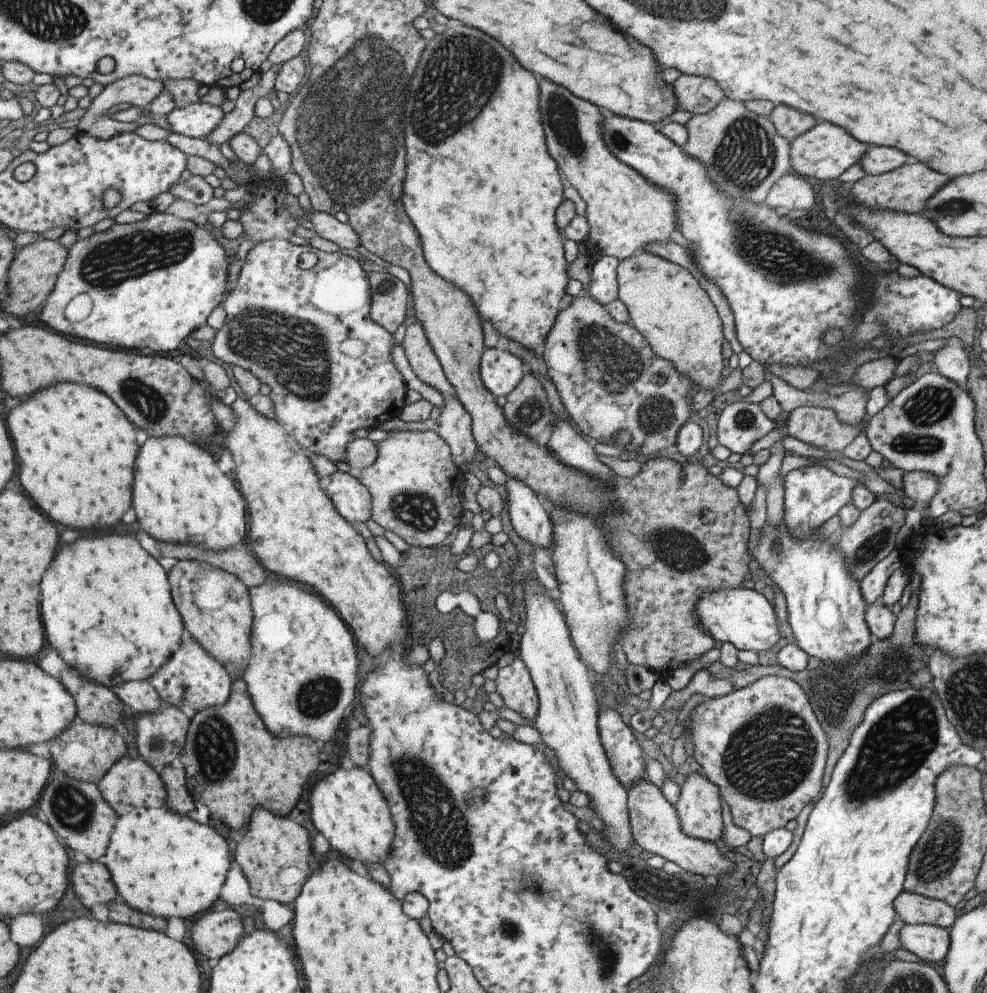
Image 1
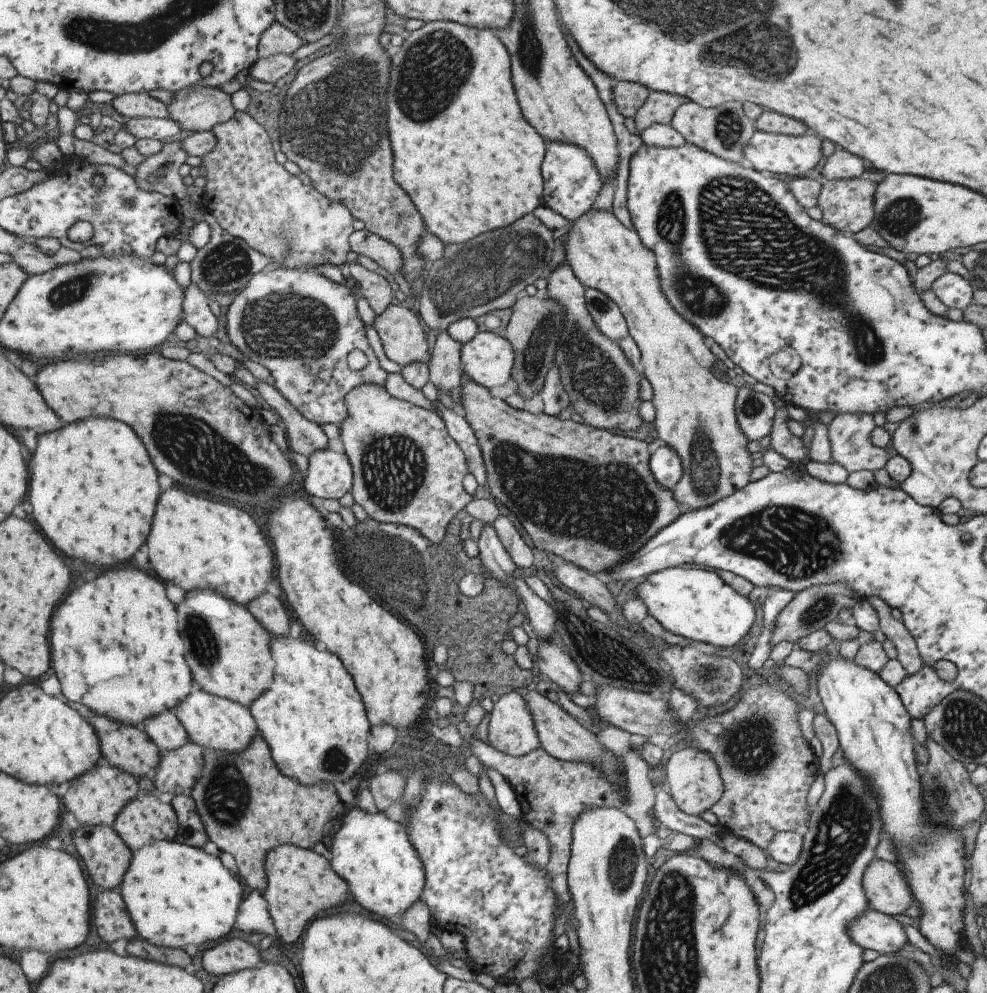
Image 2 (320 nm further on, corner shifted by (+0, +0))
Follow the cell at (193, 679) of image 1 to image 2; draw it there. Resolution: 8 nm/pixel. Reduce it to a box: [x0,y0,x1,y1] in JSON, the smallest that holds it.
[174,688,260,755]

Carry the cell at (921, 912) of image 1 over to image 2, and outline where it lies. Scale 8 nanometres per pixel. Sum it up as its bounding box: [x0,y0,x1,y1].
[862,857,914,916]

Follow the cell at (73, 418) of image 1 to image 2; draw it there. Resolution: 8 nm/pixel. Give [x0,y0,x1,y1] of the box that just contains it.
[29,418,159,568]

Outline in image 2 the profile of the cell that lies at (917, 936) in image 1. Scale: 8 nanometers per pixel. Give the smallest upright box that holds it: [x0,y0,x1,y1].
[846,908,908,954]

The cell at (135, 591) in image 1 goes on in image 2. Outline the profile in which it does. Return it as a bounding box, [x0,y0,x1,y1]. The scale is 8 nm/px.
[51,568,197,727]

